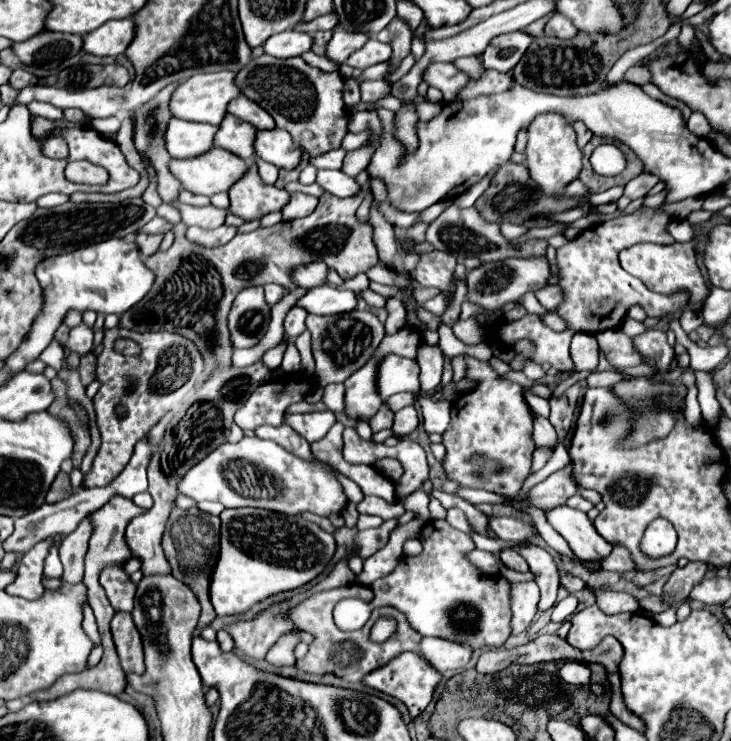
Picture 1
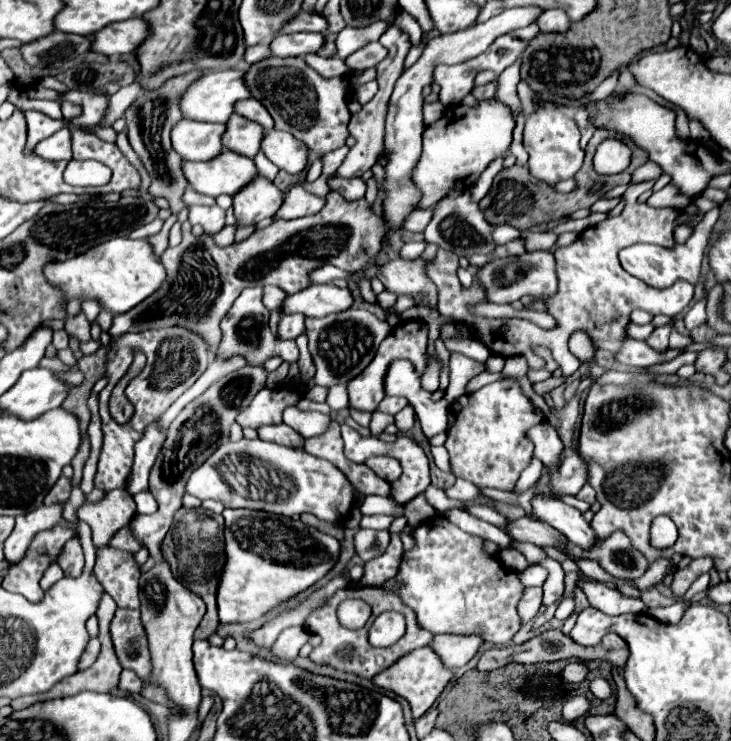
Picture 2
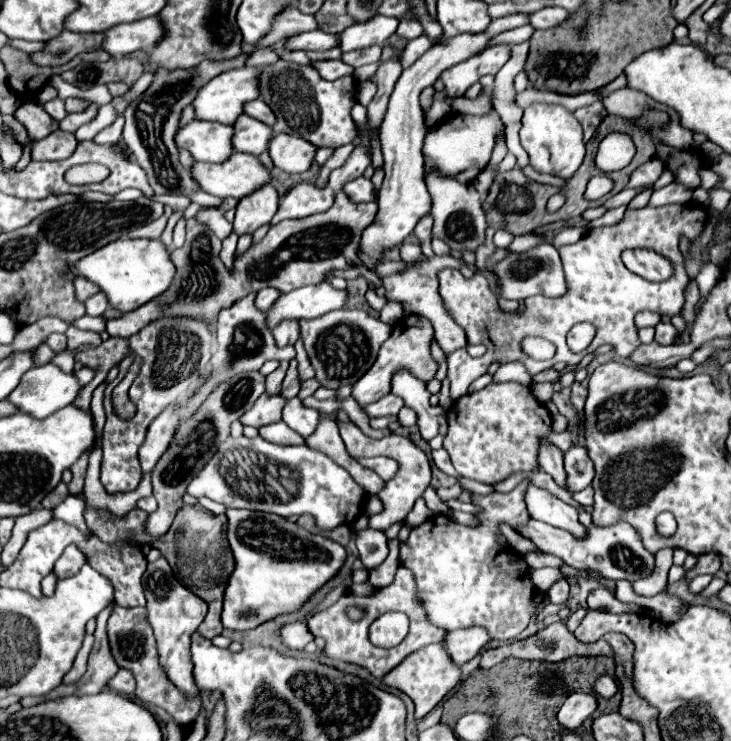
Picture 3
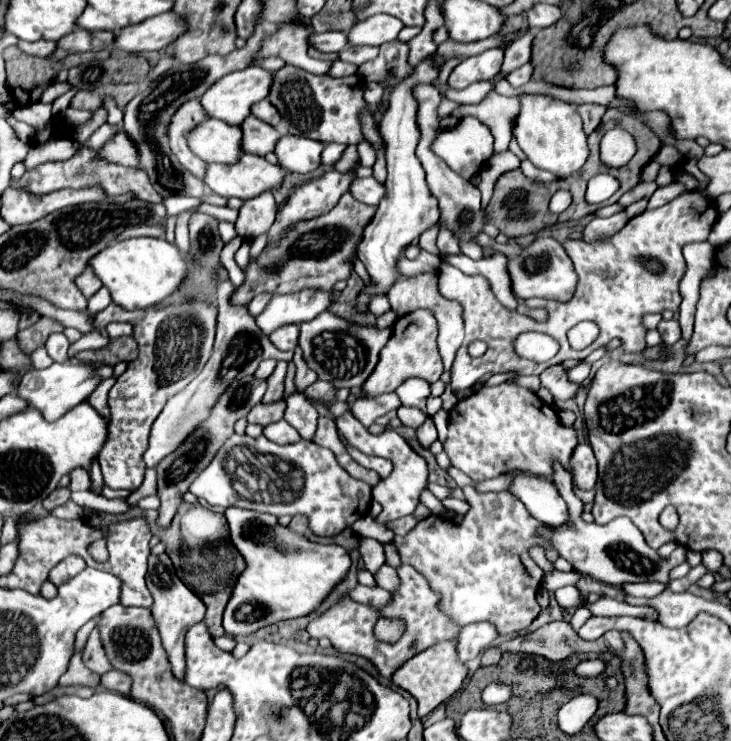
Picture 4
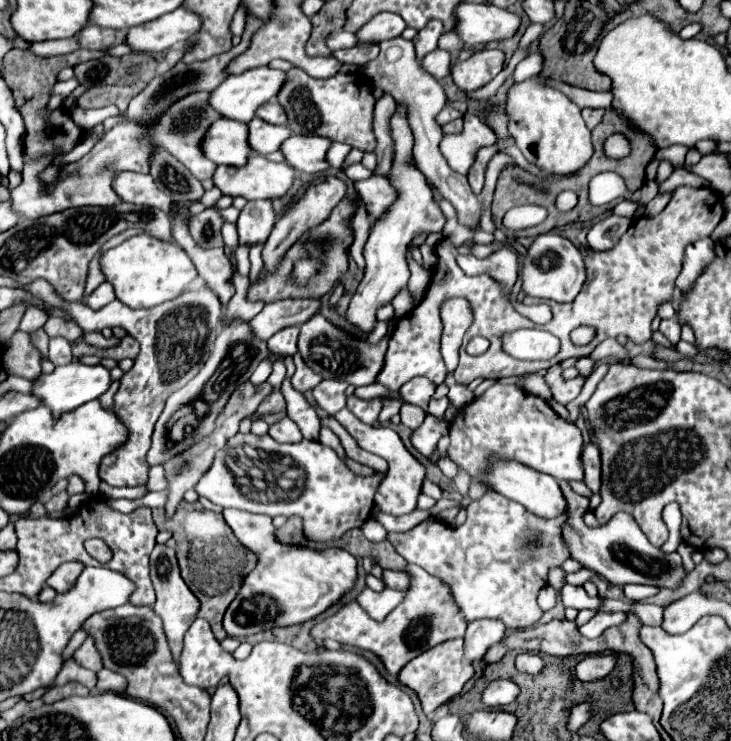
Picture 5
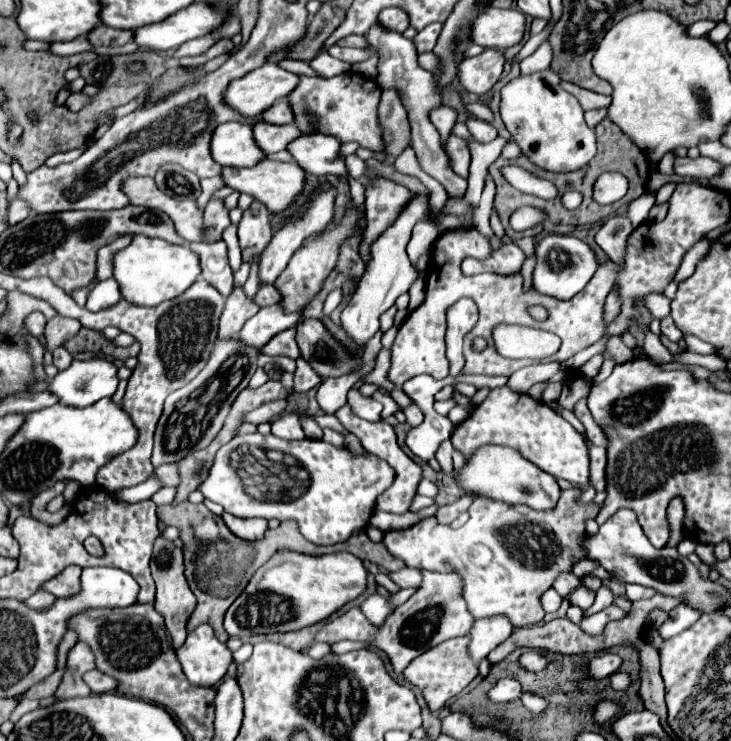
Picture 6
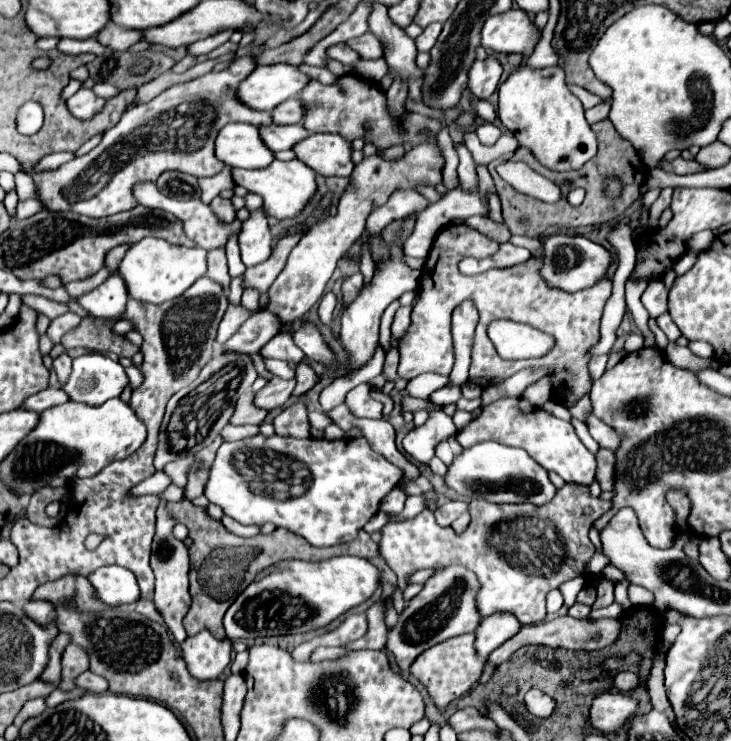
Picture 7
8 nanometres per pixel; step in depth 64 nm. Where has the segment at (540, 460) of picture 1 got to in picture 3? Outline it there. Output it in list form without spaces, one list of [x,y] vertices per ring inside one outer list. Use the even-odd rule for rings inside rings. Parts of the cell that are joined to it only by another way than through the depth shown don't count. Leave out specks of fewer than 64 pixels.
[[[525,479],[508,493],[474,494],[474,504],[484,508],[478,528],[456,524],[448,516],[432,516],[412,528],[408,540],[400,544],[402,566],[414,574],[418,600],[430,624],[446,632],[482,626],[492,640],[500,642],[514,640],[528,626],[534,614],[528,608],[528,596],[534,592],[534,586],[530,586],[530,568],[524,560],[522,564],[512,564],[512,552],[498,546],[496,534],[498,522],[508,522],[512,528],[528,522],[524,494],[529,485]]]

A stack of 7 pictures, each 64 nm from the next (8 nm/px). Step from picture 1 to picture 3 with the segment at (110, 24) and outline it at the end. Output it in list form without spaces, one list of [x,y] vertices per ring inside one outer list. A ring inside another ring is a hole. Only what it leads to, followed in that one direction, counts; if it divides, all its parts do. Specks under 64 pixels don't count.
[[[142,18],[136,22],[118,24],[104,32],[102,50],[106,50],[112,58],[128,56],[136,50],[148,50],[156,40],[160,40],[162,28],[158,24],[158,18]]]

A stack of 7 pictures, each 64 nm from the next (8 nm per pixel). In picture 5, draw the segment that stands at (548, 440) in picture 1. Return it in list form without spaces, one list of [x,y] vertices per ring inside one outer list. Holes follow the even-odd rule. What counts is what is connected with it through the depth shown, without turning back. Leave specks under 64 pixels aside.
[[[566,480],[558,482],[567,502],[566,522],[562,526],[562,538],[570,552],[570,558],[580,562],[582,568],[596,572],[600,578],[614,586],[624,584],[652,584],[658,588],[676,588],[686,576],[682,566],[666,566],[664,552],[654,548],[642,530],[636,526],[632,516],[616,514],[608,524],[592,528],[584,524],[583,515],[589,507],[589,499],[576,494]]]

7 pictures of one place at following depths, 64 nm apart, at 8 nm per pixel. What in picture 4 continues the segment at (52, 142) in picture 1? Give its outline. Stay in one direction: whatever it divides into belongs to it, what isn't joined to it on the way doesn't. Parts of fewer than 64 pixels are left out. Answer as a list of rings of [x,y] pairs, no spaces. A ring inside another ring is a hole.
[[[50,138],[44,144],[30,144],[28,156],[24,160],[26,168],[34,168],[42,162],[54,162],[54,160],[68,160],[76,152],[76,140],[74,138]]]

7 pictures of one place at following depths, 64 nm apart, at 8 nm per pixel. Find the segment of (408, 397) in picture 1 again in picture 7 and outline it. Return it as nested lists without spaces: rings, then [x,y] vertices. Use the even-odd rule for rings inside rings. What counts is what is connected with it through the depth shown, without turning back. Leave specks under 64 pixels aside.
[[[360,384],[352,388],[346,396],[346,406],[358,418],[382,418],[382,404],[372,400],[368,392],[370,392],[368,384]]]

